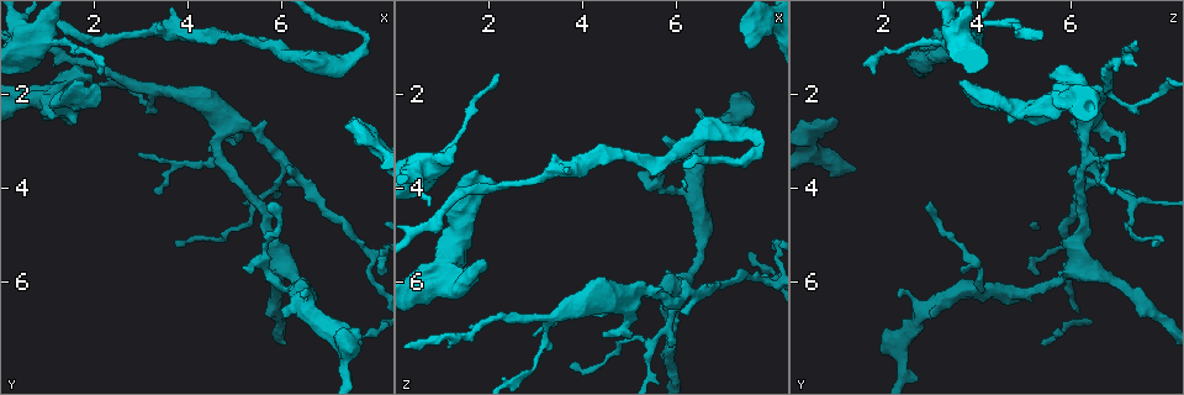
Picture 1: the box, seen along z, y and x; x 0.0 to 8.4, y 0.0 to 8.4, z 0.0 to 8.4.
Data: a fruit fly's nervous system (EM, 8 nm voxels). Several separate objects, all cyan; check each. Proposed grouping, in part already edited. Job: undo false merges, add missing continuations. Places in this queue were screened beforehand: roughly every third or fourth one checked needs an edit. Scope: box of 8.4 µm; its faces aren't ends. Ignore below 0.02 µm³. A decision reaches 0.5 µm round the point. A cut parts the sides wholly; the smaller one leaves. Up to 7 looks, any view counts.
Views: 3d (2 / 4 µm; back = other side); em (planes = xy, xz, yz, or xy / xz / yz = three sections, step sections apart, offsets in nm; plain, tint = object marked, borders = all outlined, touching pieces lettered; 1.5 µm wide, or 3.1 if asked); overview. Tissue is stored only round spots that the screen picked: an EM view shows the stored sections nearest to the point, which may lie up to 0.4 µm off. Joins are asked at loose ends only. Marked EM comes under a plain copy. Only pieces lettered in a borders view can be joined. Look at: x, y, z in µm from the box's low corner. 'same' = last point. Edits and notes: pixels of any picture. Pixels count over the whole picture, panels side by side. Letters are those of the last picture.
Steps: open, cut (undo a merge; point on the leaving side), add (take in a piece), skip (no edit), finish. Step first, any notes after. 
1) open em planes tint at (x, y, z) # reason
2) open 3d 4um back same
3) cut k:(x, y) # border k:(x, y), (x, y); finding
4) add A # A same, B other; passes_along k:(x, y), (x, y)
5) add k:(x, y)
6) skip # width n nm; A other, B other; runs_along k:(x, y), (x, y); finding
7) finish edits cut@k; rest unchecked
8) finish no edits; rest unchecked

open em xy step 8 tint at (6.15, 1.25, 3.15) # sudden change in width

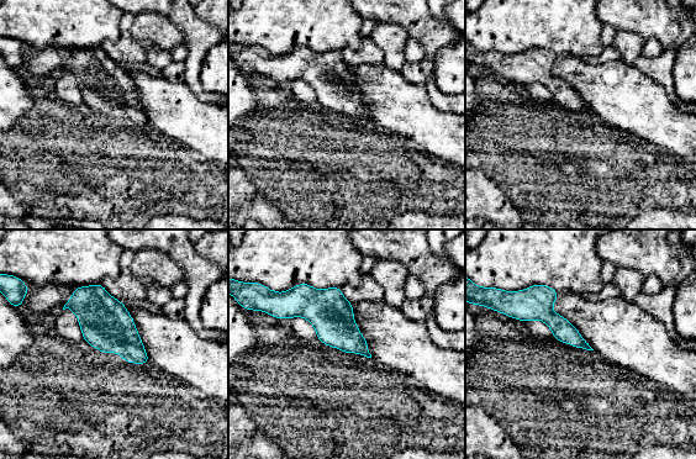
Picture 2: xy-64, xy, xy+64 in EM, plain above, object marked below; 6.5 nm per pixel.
open em planes borders same

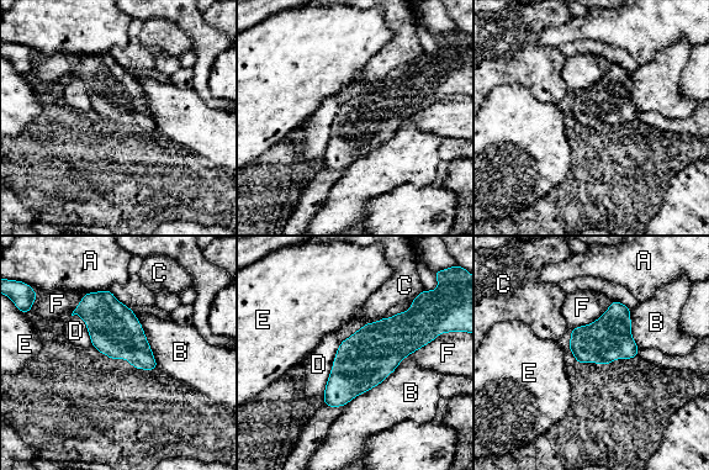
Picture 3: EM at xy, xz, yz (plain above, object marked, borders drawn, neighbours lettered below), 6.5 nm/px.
skip # width 180 nm; A other, B other, C other, D other, E other, F other; border 3:(454, 331), (439, 333), (402, 359); one neuron here

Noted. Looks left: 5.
open 3d 2um at (2.10, 1.60, 1.75)

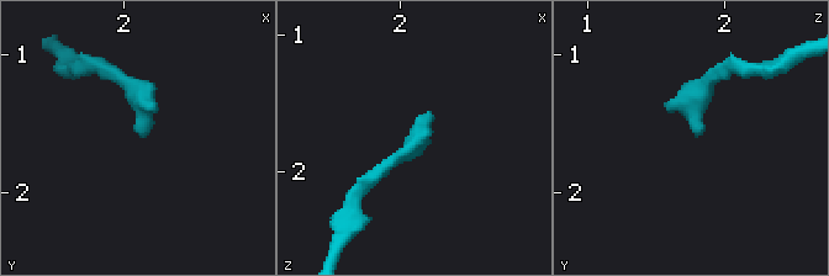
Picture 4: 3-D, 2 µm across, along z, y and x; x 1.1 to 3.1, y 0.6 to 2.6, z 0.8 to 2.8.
open em xy step 4 borders at (2.08, 1.56, 1.80)

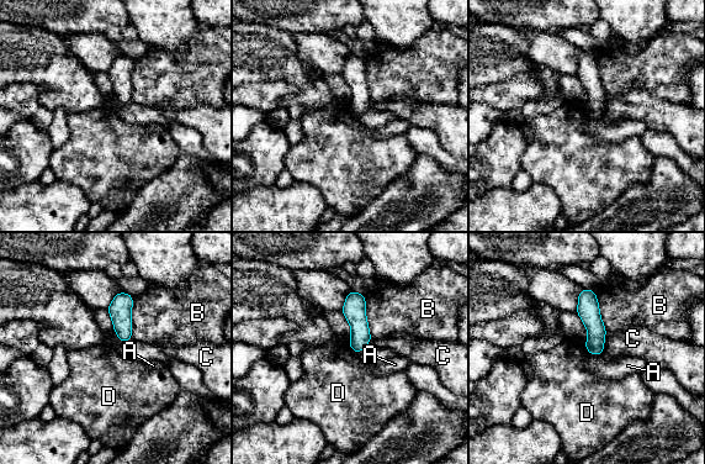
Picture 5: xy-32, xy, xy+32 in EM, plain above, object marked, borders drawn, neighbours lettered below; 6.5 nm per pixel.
open em planes borders same

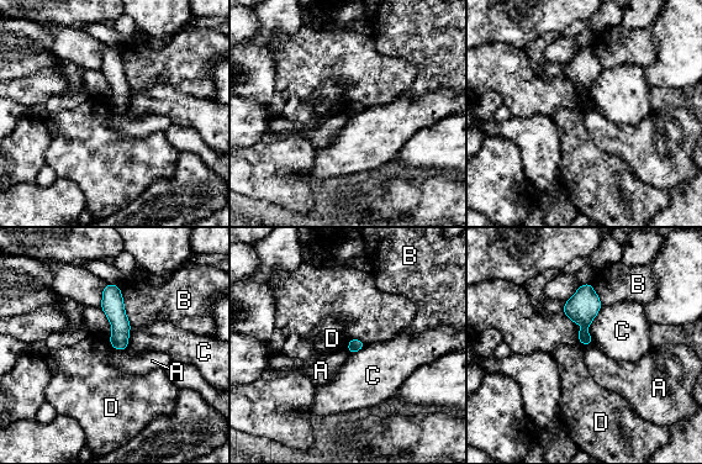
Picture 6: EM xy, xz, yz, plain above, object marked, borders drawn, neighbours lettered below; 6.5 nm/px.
skip # width 80 nm; A other, B other, C other, D other; border 6:(350, 338), (346, 348); none of them fits

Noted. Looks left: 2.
open 3d 4um at (3.50, 4.10, 6.90) # free end

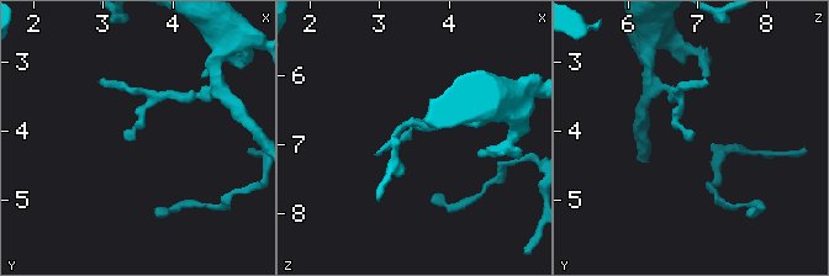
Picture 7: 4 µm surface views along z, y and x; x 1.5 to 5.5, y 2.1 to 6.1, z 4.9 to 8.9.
open em planes borders at (3.45, 4.10, 6.85)

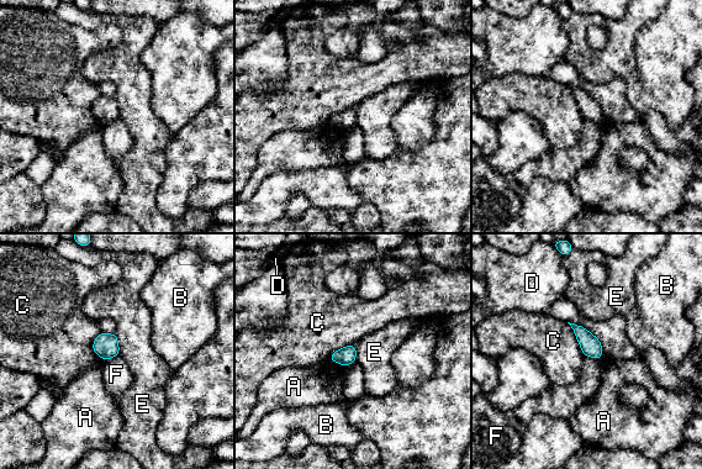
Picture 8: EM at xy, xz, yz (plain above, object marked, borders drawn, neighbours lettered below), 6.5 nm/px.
skip # longest_contact C 260 nm; A other, B other, C other, D other, E other, F other; none of them fits

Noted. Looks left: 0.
finish no edits; rest unchecked

